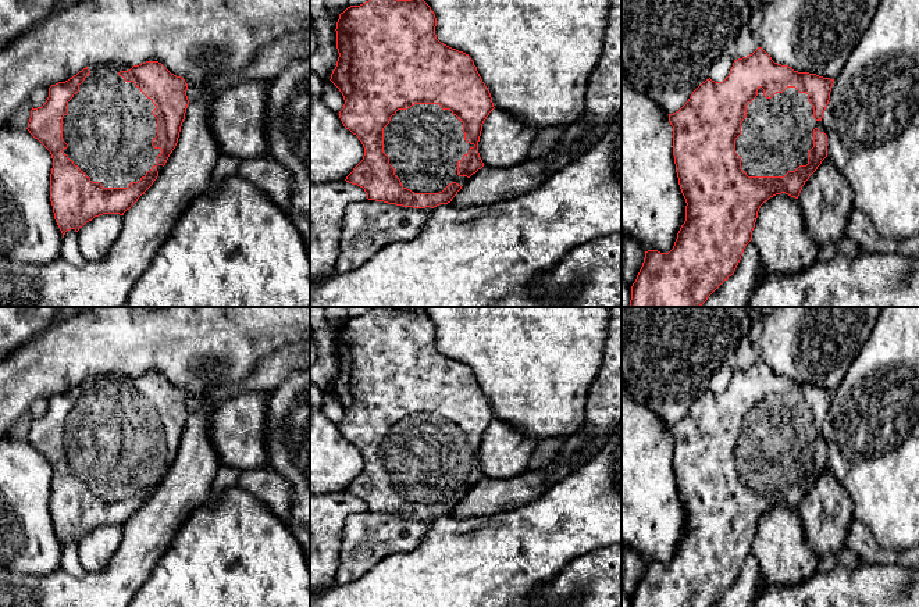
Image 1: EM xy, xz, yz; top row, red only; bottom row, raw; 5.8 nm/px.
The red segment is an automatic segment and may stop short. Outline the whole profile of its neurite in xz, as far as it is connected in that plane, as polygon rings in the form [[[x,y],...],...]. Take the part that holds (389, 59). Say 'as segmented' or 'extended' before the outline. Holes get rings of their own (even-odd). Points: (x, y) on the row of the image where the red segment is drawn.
extended; [[[368,0],[360,6],[350,6],[339,14],[335,29],[339,57],[330,81],[339,89],[345,100],[343,108],[339,111],[343,126],[356,135],[364,147],[363,160],[345,181],[363,188],[368,200],[413,208],[434,208],[439,204],[450,203],[469,178],[484,167],[478,153],[478,142],[482,124],[495,108],[491,93],[482,82],[471,57],[441,43],[437,39],[435,26],[435,14],[424,0]]]

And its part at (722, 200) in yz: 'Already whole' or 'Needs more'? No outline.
Needs more

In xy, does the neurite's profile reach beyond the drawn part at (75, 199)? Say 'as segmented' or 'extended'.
extended

